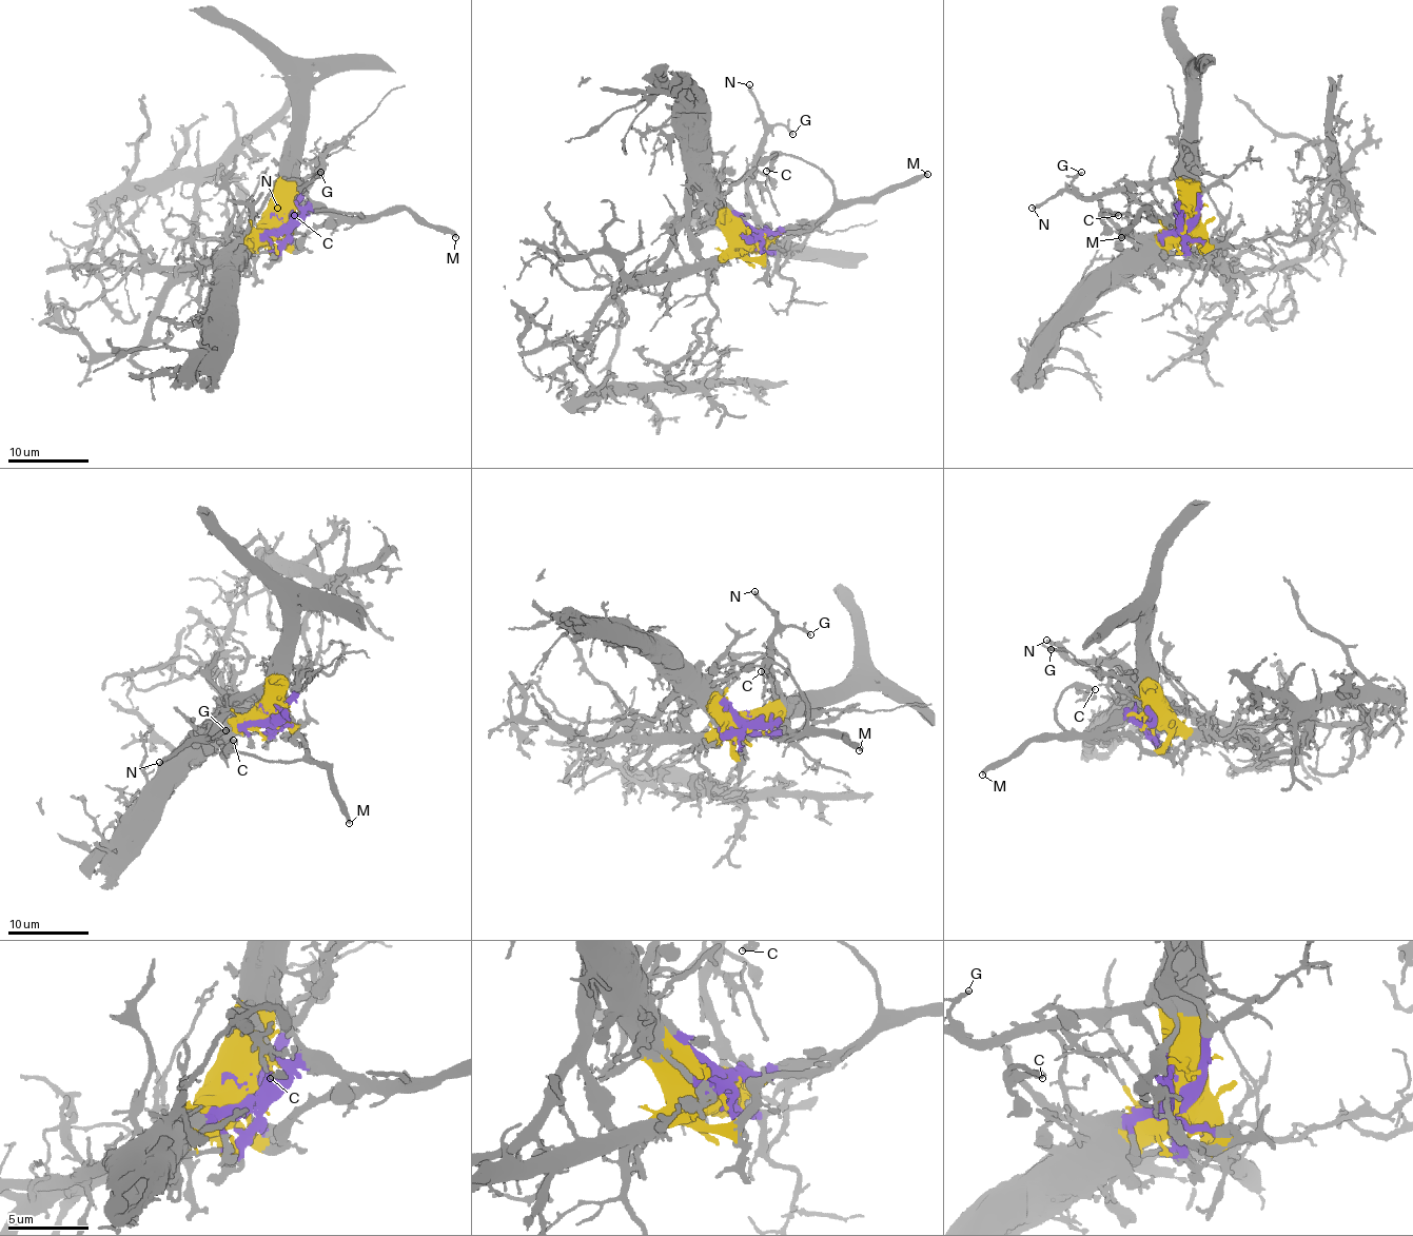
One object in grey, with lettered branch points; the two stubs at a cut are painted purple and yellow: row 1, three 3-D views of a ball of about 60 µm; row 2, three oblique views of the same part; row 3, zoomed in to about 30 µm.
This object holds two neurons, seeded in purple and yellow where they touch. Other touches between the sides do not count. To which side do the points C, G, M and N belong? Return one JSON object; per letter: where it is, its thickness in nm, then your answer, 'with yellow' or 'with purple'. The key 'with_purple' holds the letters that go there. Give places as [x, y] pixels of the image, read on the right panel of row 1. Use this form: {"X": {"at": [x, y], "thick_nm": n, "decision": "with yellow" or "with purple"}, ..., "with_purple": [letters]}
{"C": {"at": [1118, 215], "thick_nm": 300, "decision": "with purple"}, "G": {"at": [1081, 172], "thick_nm": 280, "decision": "with yellow"}, "M": {"at": [1121, 237], "thick_nm": 360, "decision": "with purple"}, "N": {"at": [1032, 208], "thick_nm": 280, "decision": "with yellow"}, "with_purple": ["C", "M"]}

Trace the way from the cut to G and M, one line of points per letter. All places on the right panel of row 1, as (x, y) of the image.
G: (1186, 220), (1179, 210), (1179, 185), (1173, 179), (1124, 183), (1082, 196), (1072, 185), (1082, 172)
M: (1186, 220), (1181, 224), (1179, 212), (1173, 216), (1153, 216), (1146, 210), (1129, 226), (1122, 238)

